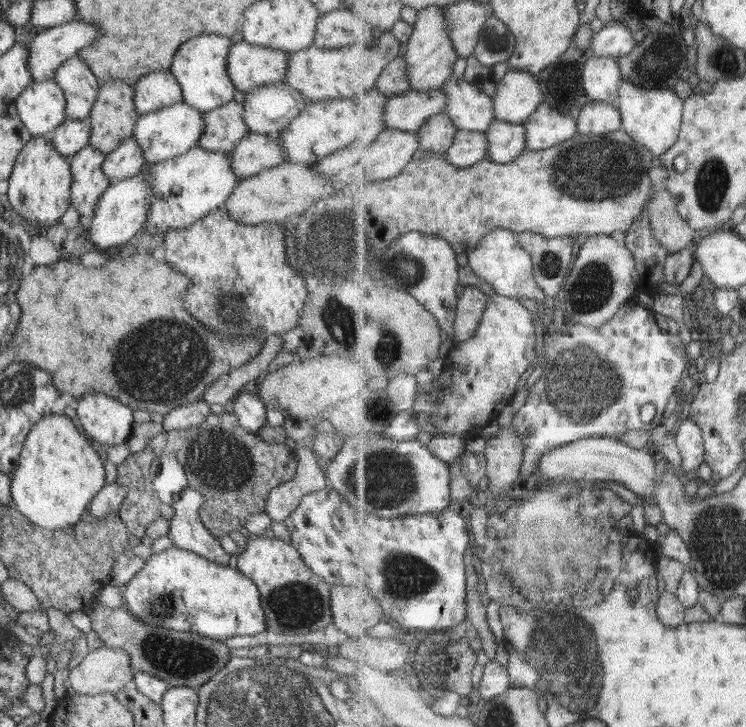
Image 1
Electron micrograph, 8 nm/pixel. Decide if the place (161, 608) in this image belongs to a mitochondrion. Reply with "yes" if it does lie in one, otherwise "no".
yes

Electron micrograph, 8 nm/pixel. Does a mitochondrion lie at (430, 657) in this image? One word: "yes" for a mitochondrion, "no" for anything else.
yes

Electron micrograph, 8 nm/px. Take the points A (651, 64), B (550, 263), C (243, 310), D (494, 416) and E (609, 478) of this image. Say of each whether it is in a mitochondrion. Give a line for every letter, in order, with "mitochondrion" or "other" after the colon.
A: mitochondrion
B: mitochondrion
C: mitochondrion
D: other
E: other

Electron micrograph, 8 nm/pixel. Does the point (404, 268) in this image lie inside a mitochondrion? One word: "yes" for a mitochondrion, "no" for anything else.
yes

